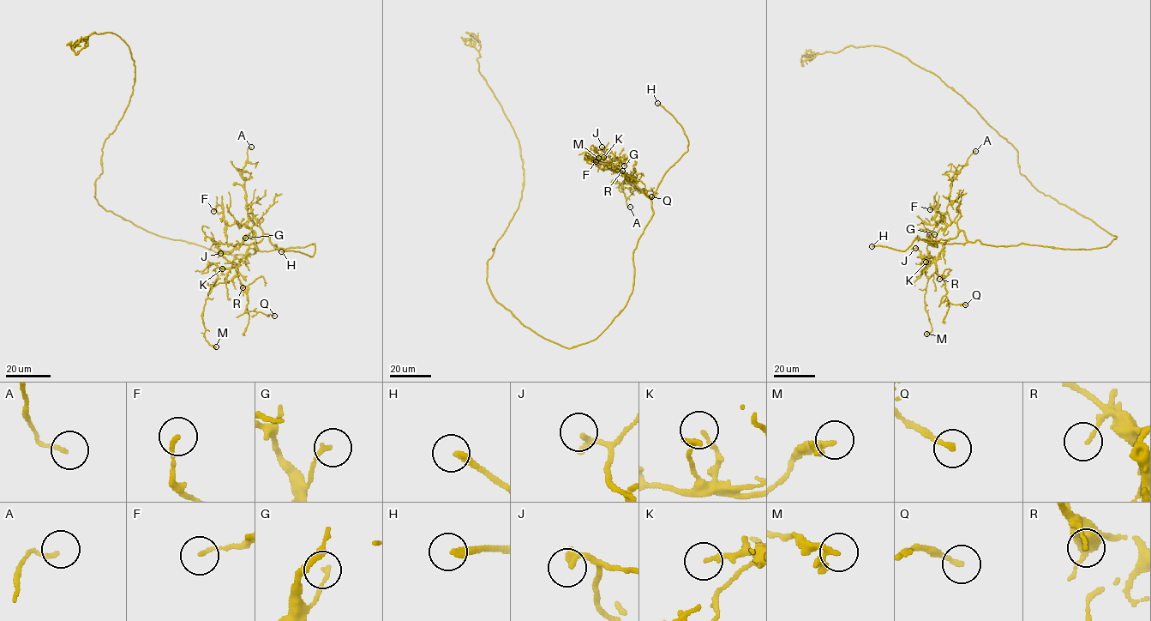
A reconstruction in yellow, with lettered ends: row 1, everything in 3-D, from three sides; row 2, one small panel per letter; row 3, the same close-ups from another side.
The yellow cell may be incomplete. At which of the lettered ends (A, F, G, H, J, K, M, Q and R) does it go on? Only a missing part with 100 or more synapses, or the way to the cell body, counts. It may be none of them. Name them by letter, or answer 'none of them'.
H

